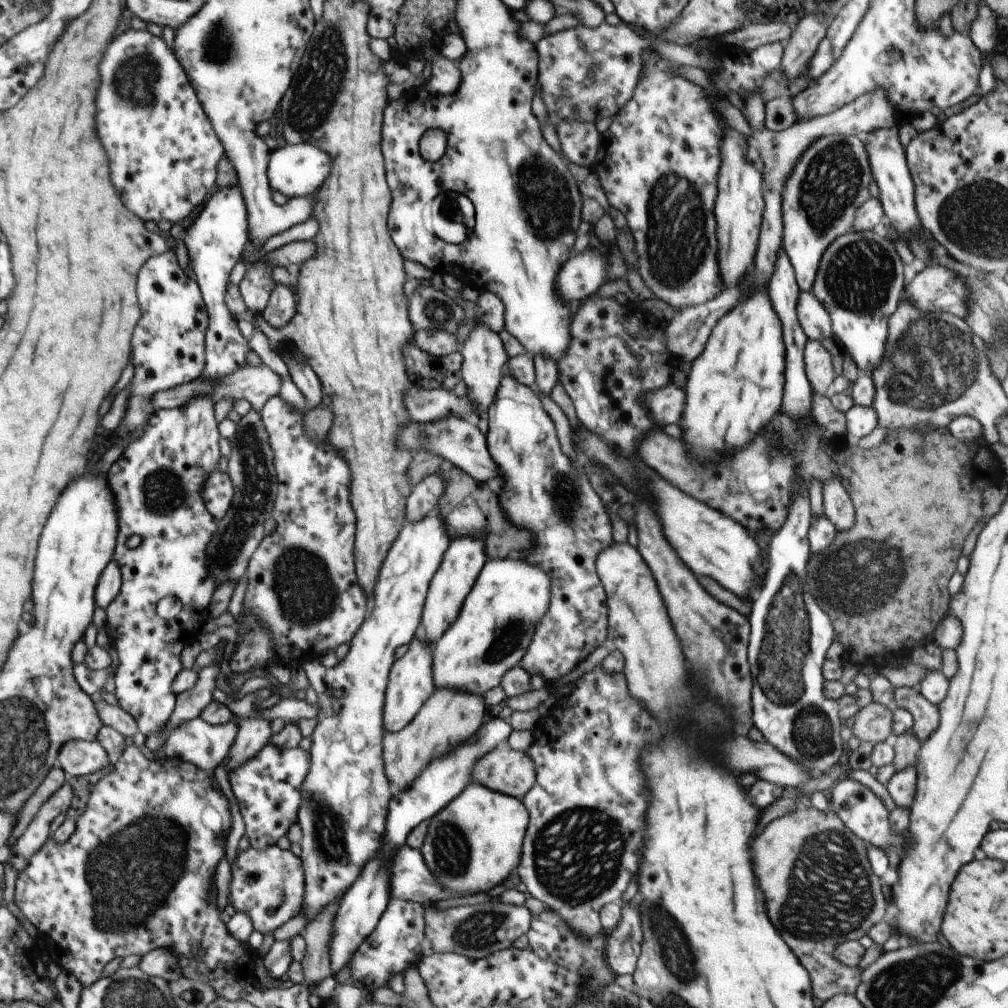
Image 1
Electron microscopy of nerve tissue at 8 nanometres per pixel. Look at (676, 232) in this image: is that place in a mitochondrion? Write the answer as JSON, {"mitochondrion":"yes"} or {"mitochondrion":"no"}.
{"mitochondrion":"yes"}

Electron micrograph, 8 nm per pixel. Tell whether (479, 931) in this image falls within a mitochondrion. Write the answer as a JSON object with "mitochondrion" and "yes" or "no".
{"mitochondrion":"yes"}

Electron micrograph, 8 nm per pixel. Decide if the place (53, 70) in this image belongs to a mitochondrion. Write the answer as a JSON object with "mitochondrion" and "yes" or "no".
{"mitochondrion":"no"}

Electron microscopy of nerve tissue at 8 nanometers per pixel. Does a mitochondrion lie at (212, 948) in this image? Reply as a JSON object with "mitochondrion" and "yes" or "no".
{"mitochondrion":"no"}

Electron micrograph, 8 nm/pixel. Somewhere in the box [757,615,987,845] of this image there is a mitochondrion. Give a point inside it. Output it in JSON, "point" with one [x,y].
{"point":[967,741]}

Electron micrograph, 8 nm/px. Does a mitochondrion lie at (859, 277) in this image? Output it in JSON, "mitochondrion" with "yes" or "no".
{"mitochondrion":"yes"}

